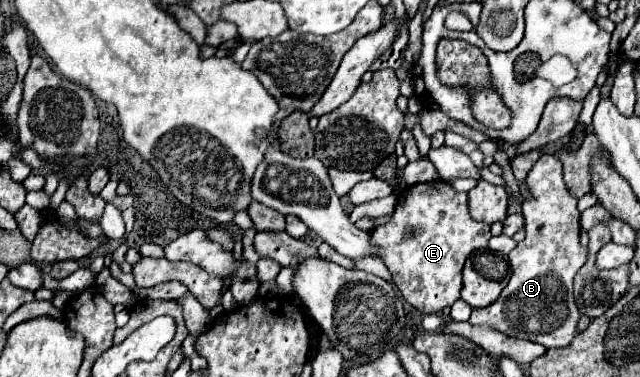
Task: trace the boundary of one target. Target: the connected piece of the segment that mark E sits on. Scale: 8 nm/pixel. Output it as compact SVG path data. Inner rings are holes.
M433 181L433 183L419 183L405 187L399 195L395 213L391 215L391 221L383 227L377 227L371 231L371 241L383 249L383 261L387 269L393 275L395 285L403 293L403 297L421 313L439 313L443 307L453 305L461 297L461 269L465 259L475 249L487 247L487 241L491 239L489 225L473 221L467 211L467 193L455 193L449 183L445 181ZM405 227L413 227L415 237L405 239Z

